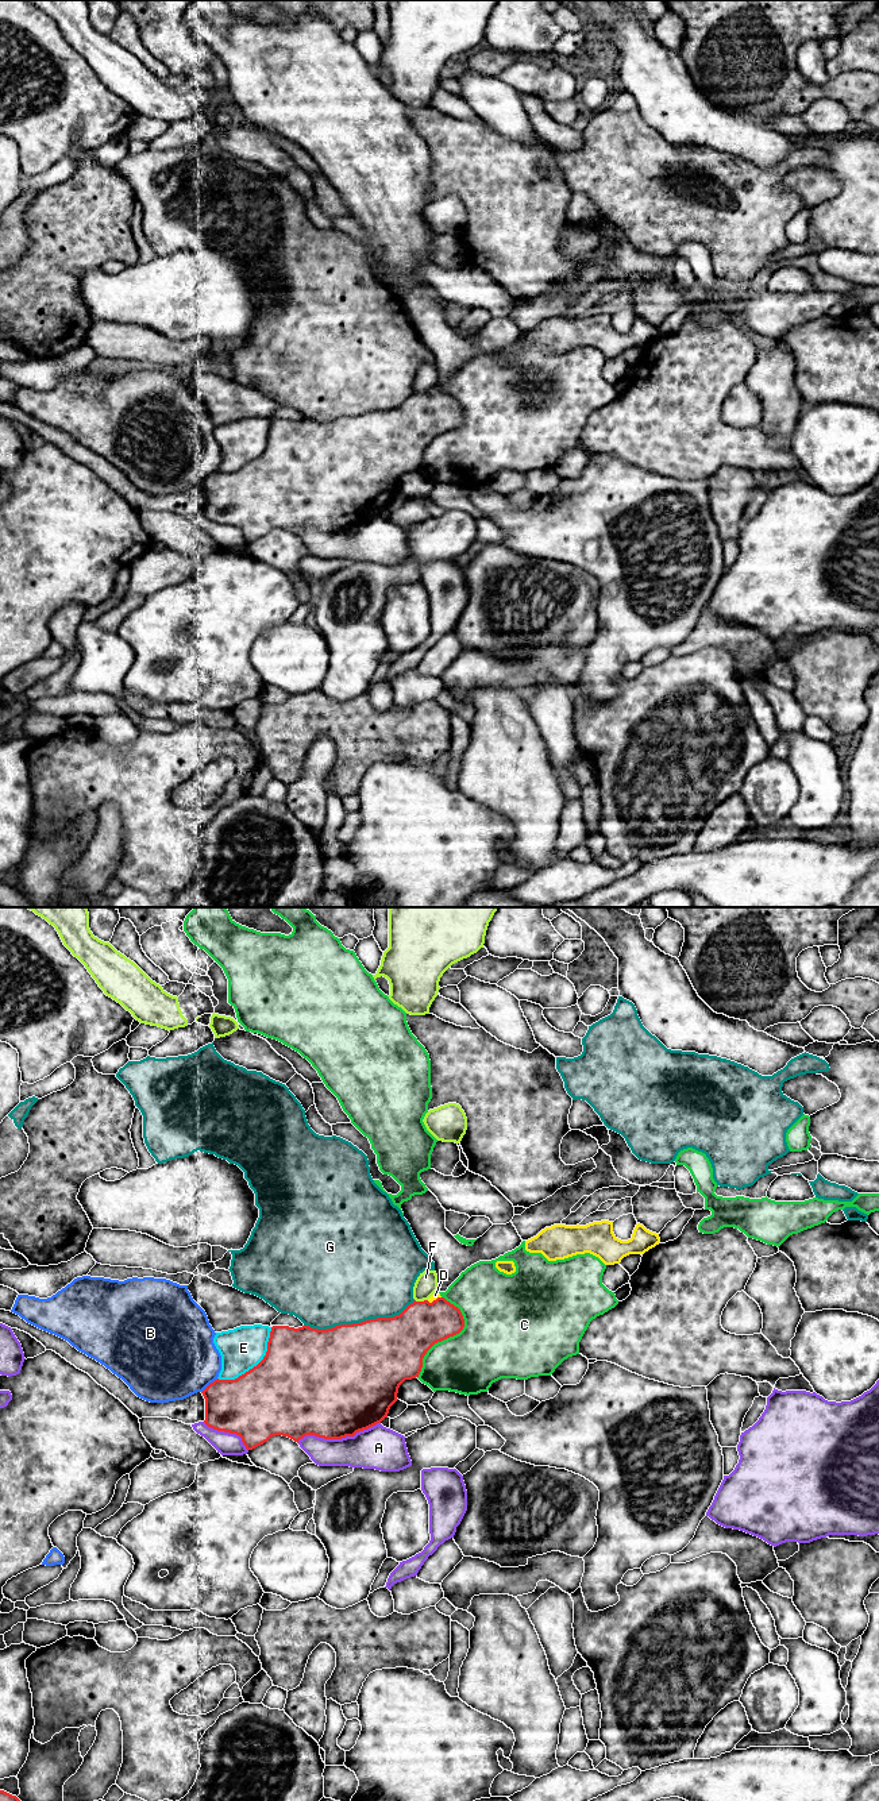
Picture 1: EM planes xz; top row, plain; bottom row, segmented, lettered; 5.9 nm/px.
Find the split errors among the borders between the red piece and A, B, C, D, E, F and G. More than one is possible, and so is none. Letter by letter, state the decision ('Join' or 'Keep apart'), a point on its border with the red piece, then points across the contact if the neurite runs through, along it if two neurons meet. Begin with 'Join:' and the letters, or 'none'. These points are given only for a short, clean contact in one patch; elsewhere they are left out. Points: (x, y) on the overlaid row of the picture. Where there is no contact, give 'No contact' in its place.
Join: D
A: Keep apart. Touches red at xz (338, 1438)
B: Keep apart. Touches red at xz (209, 1384)
C: Keep apart. Touches red at xz (448, 1337)
D: Join. Touches red at xz (434, 1300). Path across: xz (411, 1334), (434, 1311), (434, 1300), (435, 1295)
E: Keep apart. Touches red at xz (257, 1365)
F: Keep apart. Touches red at xz (421, 1302)
G: Keep apart. Touches red at xz (361, 1322)

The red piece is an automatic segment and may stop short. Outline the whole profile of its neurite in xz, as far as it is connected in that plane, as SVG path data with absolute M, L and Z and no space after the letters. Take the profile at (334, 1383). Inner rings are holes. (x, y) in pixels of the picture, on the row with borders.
M435 1292L428 1300L413 1301L393 1318L369 1319L340 1324L327 1330L309 1326L298 1328L273 1326L263 1360L235 1380L215 1380L201 1393L205 1399L204 1423L217 1431L236 1434L247 1450L252 1450L271 1436L282 1435L298 1443L307 1435L342 1439L367 1430L385 1418L398 1400L400 1385L419 1377L423 1358L437 1342L459 1334L464 1319L458 1307Z

